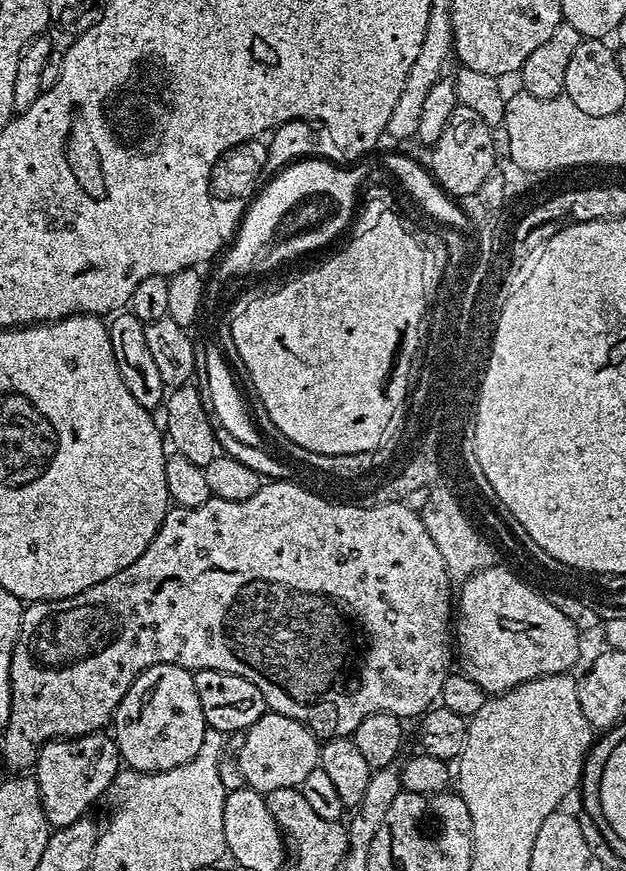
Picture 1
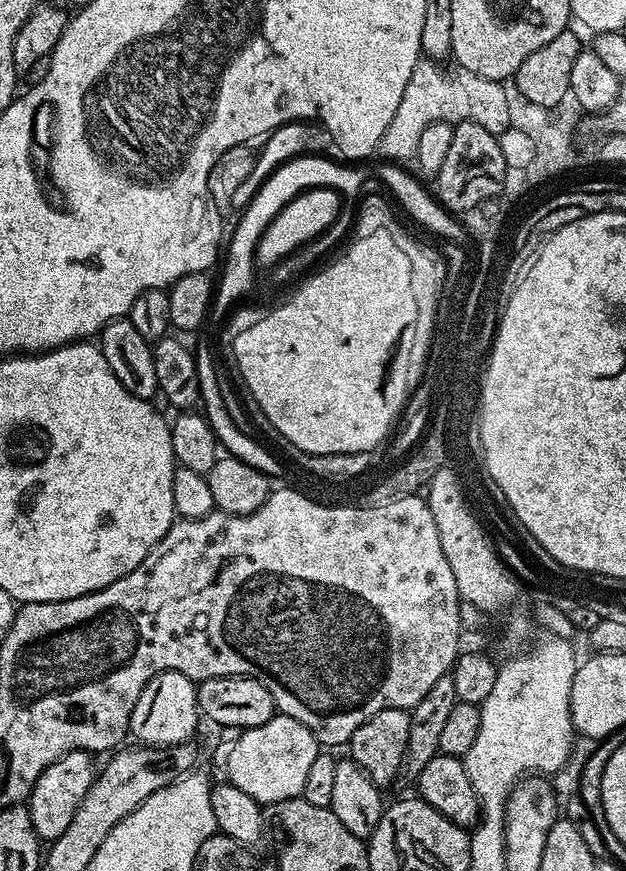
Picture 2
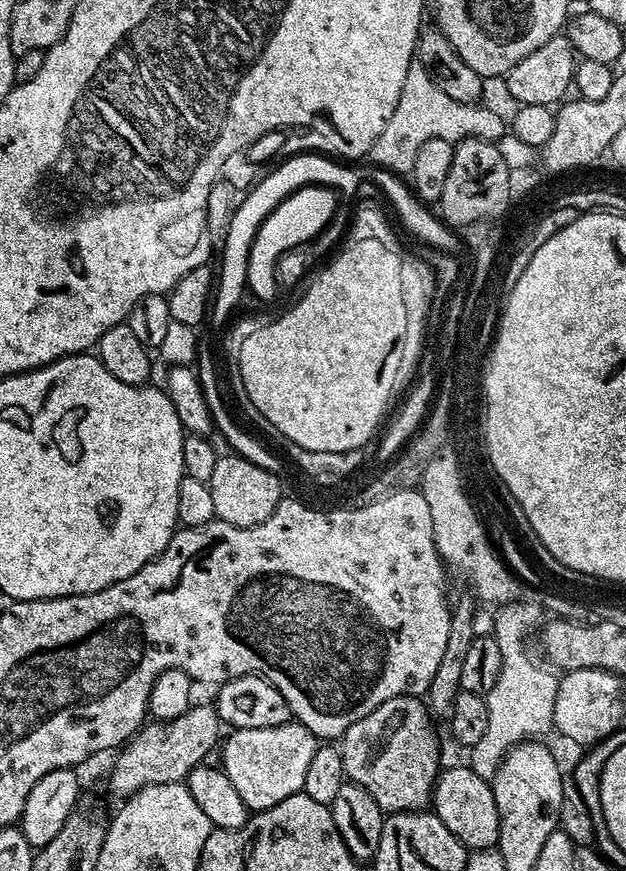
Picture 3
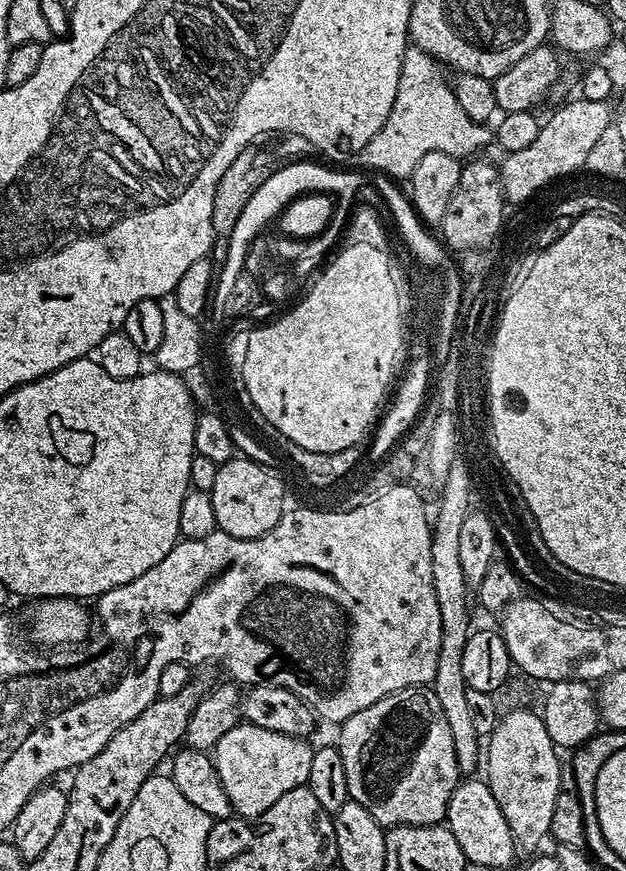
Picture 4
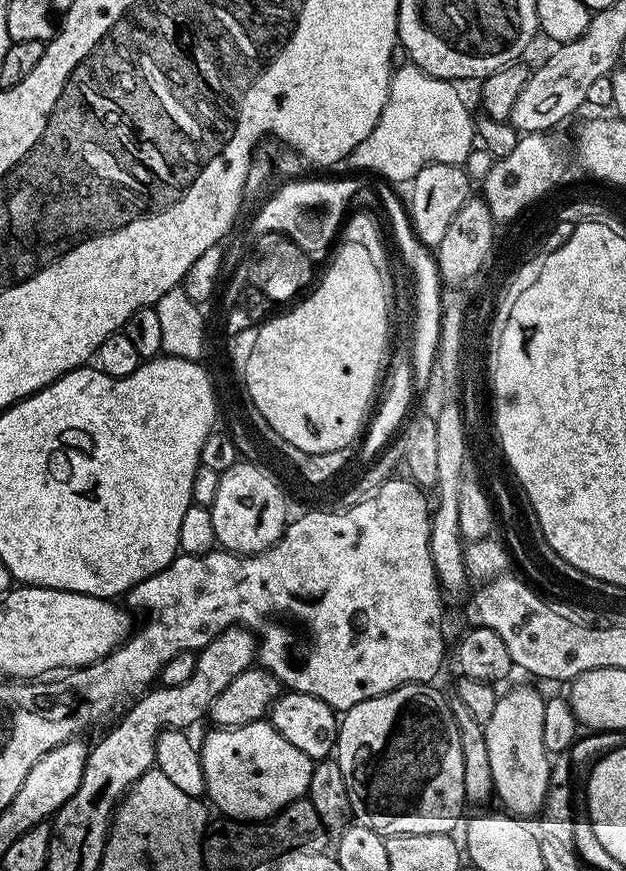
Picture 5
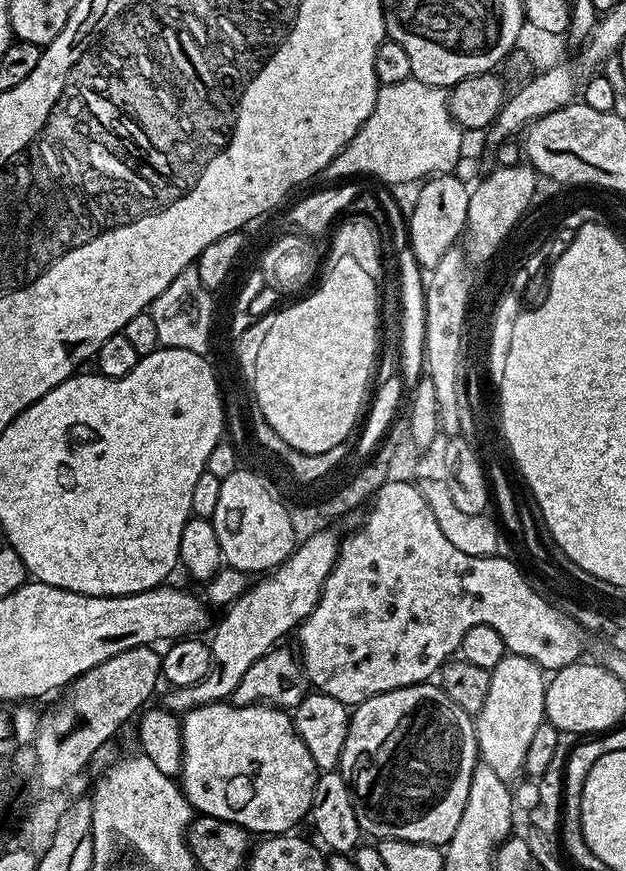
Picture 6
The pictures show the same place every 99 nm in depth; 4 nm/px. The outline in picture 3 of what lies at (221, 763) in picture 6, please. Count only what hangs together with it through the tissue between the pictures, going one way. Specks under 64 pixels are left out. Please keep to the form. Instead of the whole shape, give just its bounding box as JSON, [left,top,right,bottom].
[222,722,318,813]

